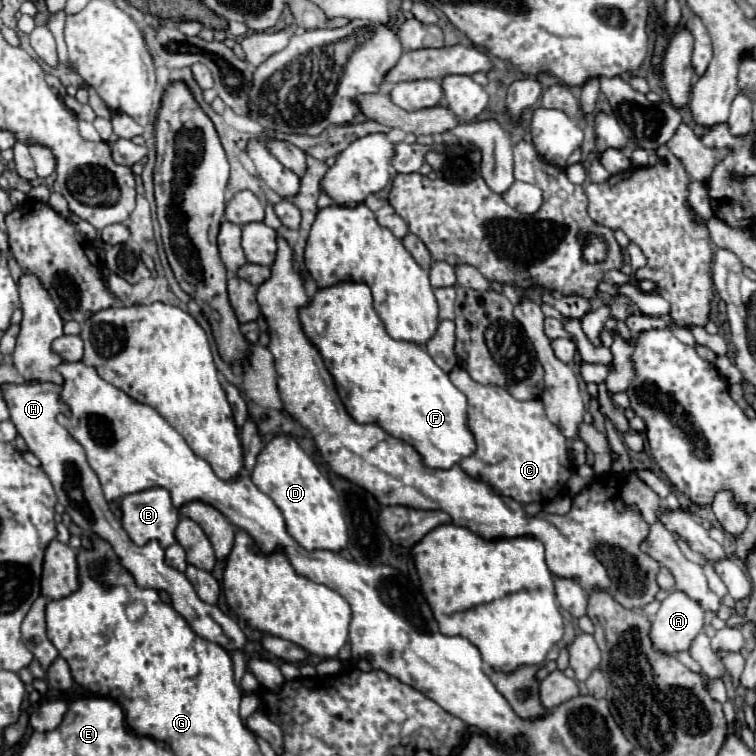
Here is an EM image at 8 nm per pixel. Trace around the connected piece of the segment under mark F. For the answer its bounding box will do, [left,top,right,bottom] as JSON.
[300,282,476,468]

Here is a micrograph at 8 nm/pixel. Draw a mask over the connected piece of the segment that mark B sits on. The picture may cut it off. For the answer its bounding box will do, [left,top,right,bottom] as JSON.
[120,488,180,548]

